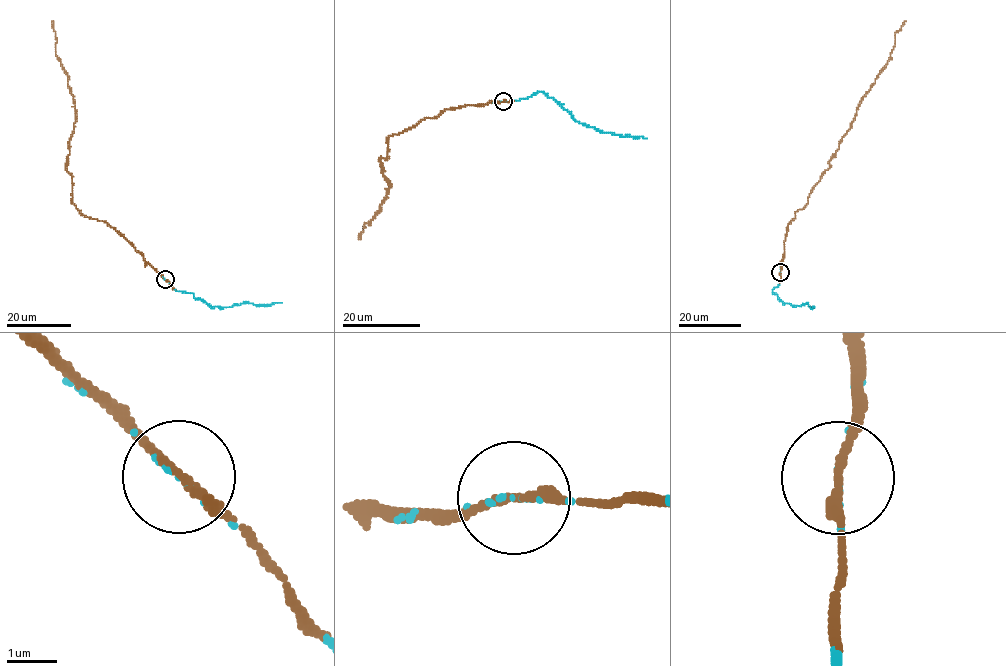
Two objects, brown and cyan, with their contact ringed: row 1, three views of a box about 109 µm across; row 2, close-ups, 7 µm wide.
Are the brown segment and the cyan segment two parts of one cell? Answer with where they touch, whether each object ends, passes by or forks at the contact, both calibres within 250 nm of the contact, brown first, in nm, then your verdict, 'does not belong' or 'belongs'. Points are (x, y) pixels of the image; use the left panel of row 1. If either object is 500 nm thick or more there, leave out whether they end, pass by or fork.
place (165, 279); brown passes by; cyan ends; calibres 170 and 70 nm; belongs

